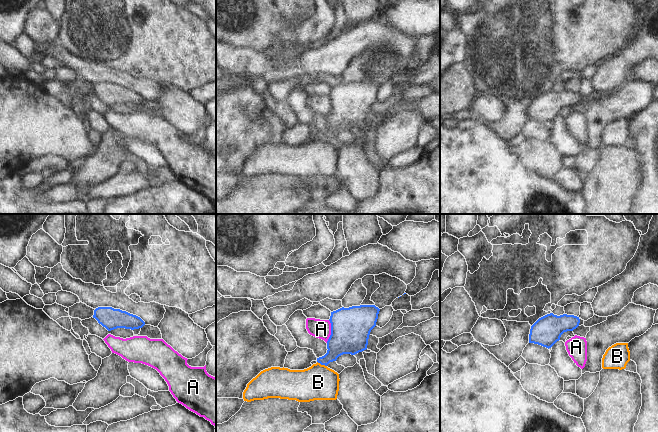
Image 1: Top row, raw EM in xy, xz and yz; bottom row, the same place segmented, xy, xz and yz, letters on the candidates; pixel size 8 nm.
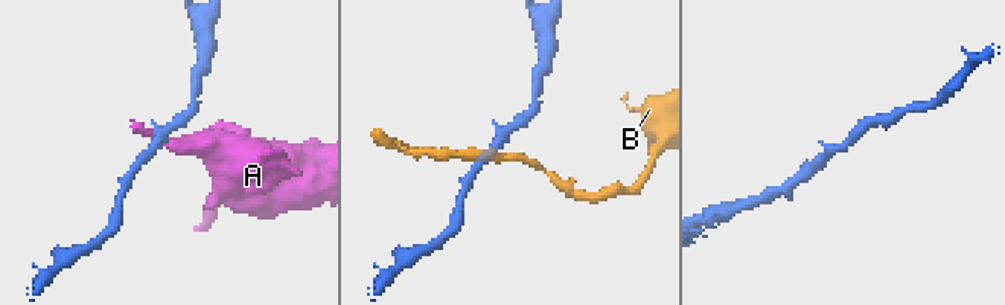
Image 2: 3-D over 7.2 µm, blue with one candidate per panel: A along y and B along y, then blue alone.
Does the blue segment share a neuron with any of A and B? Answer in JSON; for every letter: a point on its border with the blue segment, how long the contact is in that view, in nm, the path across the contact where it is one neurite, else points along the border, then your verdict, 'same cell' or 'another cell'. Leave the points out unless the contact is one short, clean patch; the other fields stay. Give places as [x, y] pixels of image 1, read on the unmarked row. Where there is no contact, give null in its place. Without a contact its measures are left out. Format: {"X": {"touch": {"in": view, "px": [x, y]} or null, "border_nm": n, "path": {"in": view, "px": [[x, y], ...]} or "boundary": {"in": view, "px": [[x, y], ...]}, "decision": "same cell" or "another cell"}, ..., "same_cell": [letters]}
{"A": {"touch": {"in": "xz", "px": [331, 107]}, "border_nm": 190, "boundary": {"in": "xz", "px": [[329, 96], [330, 112], [326, 118]]}, "decision": "another cell"}, "B": {"touch": {"in": "xz", "px": [322, 140]}, "border_nm": 90, "boundary": {"in": "xz", "px": [[317, 137], [326, 142]]}, "decision": "another cell"}, "same_cell": []}

